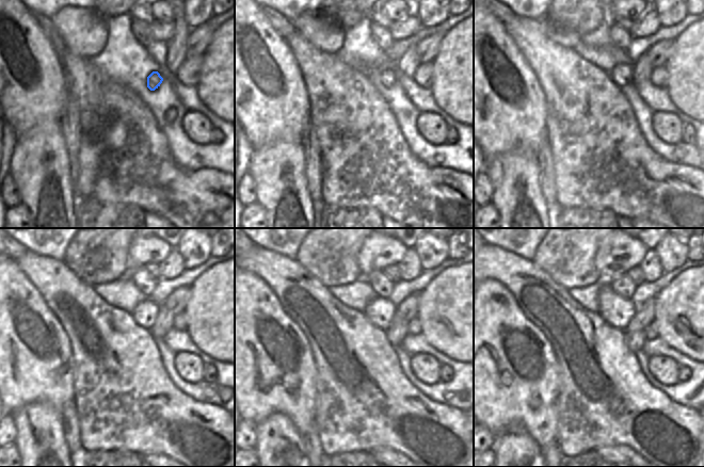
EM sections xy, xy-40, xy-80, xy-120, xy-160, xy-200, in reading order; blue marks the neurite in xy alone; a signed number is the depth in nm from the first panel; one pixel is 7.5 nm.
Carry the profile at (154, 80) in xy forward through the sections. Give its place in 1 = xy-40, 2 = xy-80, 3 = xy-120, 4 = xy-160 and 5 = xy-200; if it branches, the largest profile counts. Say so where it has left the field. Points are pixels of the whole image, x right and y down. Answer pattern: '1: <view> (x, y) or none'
1: xy-40 (388, 77)
2: xy-80 (622, 75)
3: xy-120 (144, 313)
4: xy-160 (381, 310)
5: xy-200 (617, 311)

